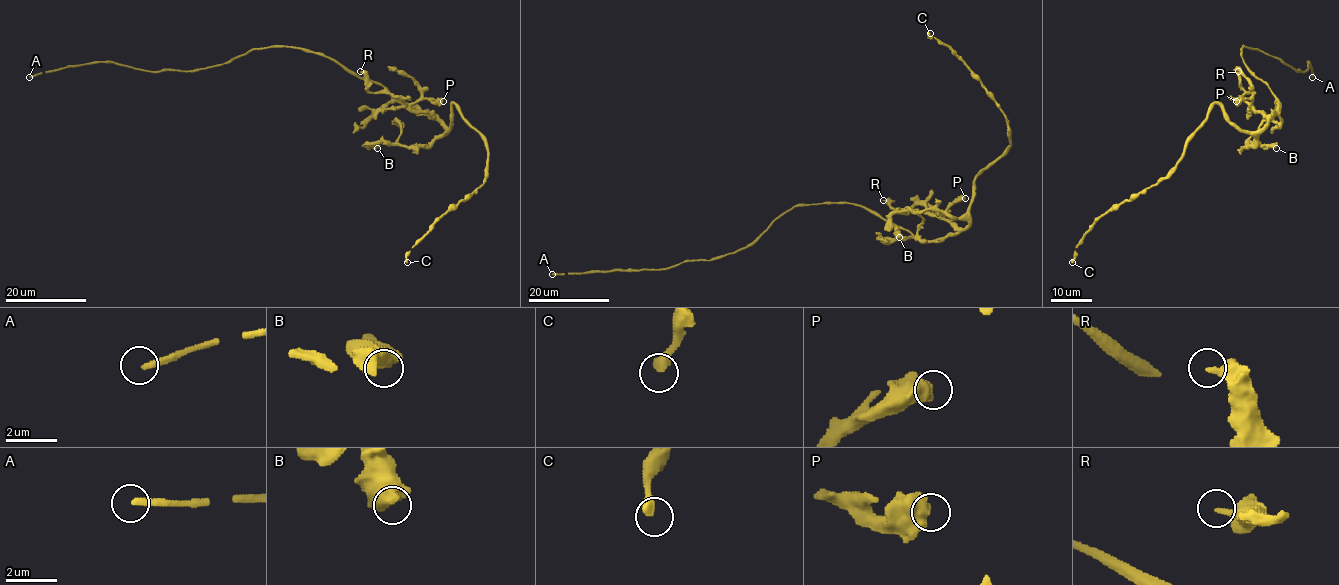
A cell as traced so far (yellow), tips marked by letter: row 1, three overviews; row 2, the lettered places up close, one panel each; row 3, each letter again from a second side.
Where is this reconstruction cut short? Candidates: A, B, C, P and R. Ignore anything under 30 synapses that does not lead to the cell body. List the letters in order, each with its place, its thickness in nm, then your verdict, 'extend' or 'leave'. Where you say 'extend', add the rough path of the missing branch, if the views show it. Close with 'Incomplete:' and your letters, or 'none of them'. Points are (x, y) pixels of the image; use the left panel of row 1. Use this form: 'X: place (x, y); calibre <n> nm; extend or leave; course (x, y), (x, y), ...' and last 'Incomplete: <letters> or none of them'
A: place (29, 77); calibre 240 nm; extend
B: place (377, 148); calibre 750 nm; leave
C: place (407, 262); calibre 360 nm; leave
P: place (443, 101); calibre 850 nm; leave
R: place (360, 71); calibre 360 nm; leave
Incomplete: A

